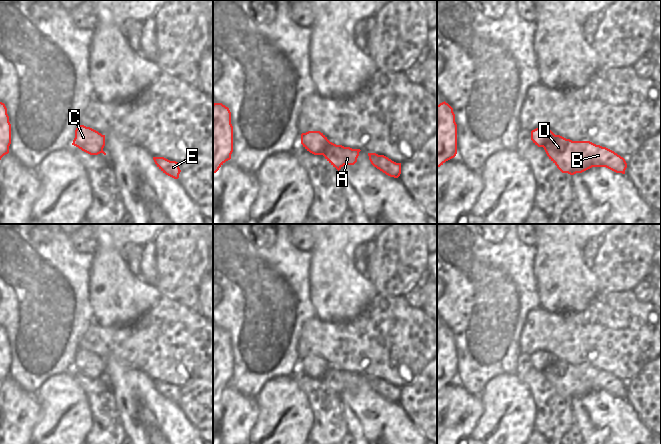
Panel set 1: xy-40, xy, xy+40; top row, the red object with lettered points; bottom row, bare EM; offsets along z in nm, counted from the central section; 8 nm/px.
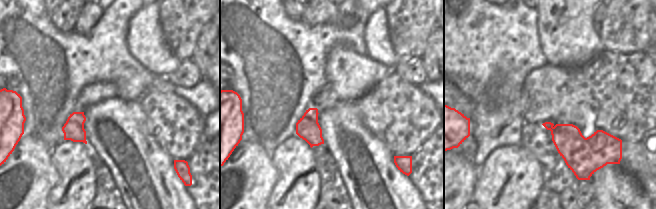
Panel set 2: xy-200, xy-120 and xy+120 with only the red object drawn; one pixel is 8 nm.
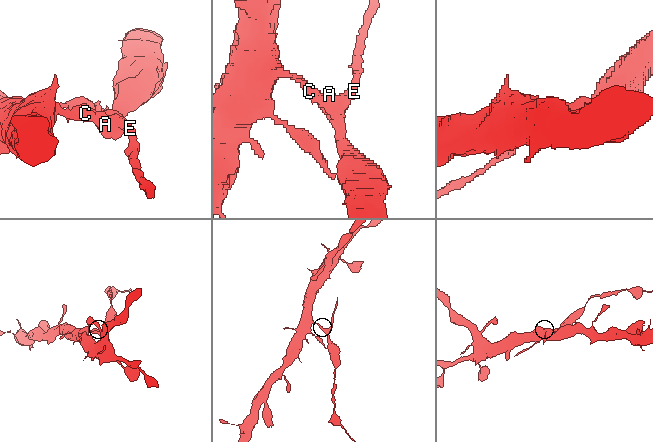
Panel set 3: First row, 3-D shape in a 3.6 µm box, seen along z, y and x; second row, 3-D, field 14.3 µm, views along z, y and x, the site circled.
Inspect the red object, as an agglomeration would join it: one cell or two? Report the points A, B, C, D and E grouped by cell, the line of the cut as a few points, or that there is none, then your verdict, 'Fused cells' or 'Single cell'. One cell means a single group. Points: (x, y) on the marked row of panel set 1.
Groups: A B D E / C. Split along xy+40 (554, 134), (543, 147). Fused cells.

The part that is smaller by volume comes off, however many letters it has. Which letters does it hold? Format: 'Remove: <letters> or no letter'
Remove: A, B, D, E

